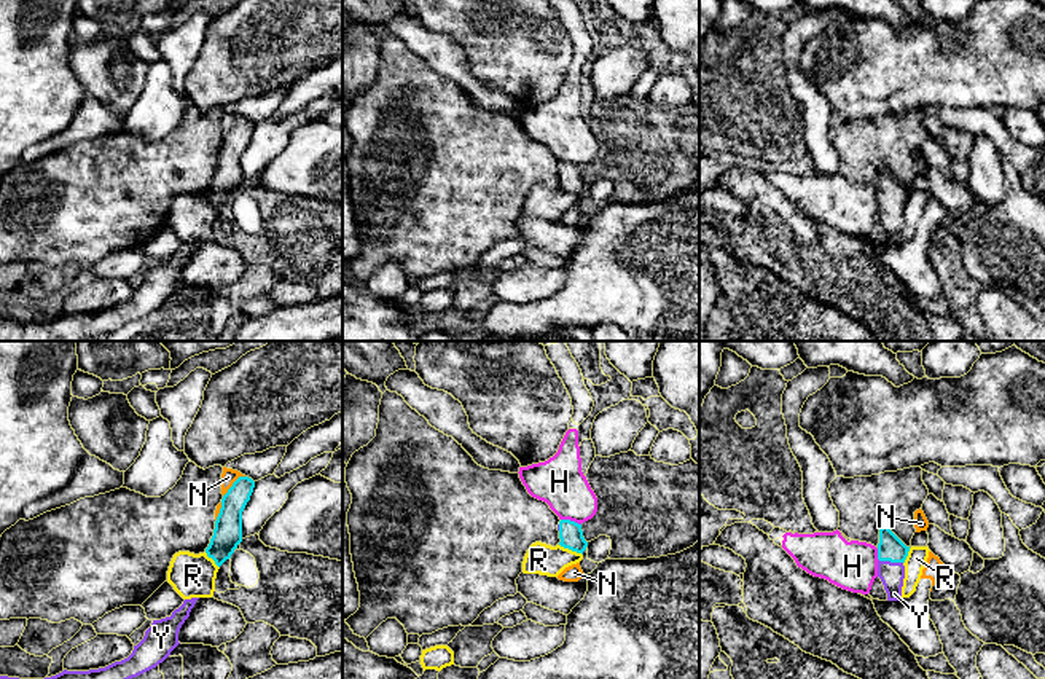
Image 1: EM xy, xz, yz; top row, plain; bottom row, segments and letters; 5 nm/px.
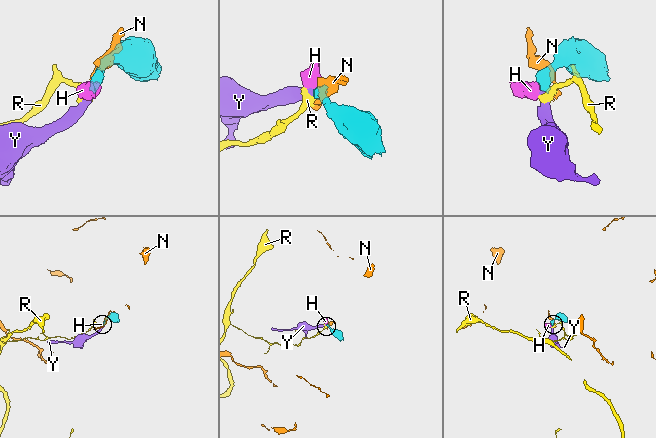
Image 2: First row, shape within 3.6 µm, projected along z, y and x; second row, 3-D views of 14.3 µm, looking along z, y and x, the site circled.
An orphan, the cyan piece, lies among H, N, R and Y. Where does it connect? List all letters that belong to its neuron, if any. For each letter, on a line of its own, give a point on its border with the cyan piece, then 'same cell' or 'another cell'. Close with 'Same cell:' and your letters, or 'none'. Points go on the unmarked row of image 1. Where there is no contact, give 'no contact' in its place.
H: xz (569, 163) | another cell
N: xy (233, 128) | another cell
R: xz (571, 192) | another cell
Y: yz (891, 204) | same cell
Same cell: Y

